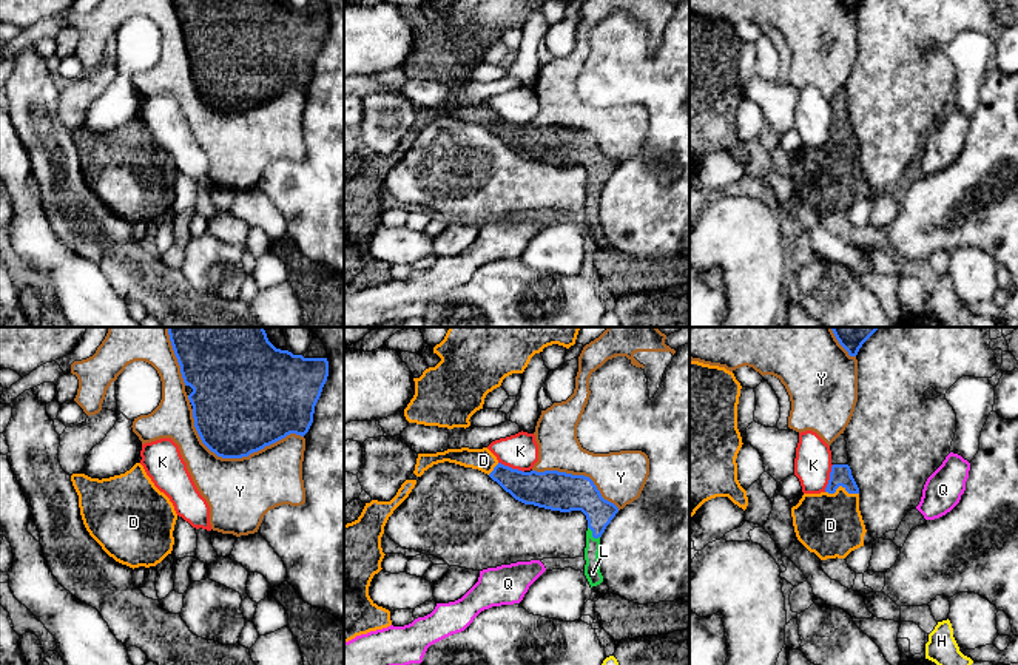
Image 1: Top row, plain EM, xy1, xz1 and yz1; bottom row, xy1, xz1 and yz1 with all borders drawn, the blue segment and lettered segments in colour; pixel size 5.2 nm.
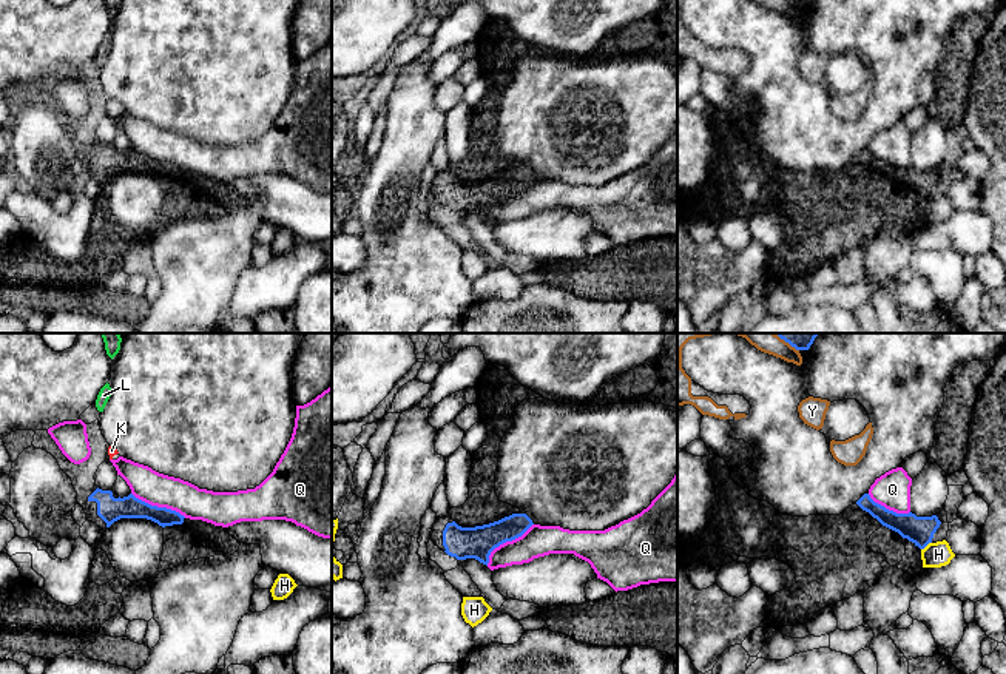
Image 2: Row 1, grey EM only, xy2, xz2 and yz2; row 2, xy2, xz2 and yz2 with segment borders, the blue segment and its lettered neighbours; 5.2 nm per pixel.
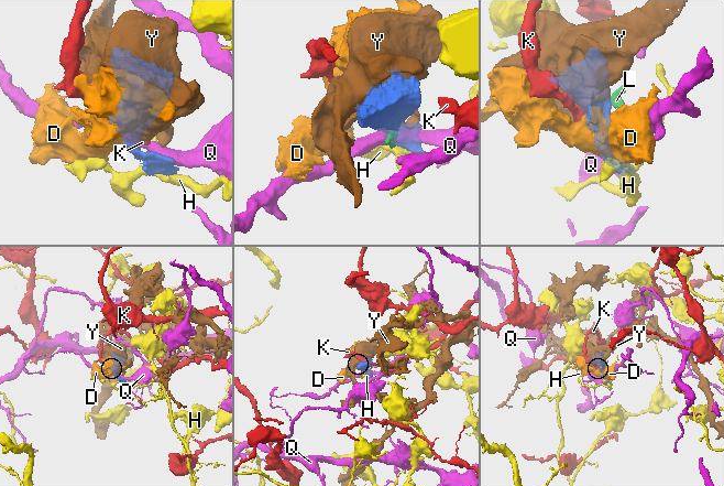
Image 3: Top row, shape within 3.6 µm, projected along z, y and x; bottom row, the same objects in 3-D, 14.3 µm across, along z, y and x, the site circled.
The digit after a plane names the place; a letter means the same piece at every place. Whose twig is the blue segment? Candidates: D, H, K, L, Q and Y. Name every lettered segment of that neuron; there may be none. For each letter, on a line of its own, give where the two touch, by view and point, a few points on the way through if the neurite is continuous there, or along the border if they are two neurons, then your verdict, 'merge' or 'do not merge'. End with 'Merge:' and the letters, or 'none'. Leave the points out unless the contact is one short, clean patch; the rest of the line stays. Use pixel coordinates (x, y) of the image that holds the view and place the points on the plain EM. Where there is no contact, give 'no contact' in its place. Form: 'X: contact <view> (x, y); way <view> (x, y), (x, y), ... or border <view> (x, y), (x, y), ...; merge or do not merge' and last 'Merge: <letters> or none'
D: contact yz1 (842, 141); way yz1 (841, 128), (842, 141), (841, 156), (830, 179); merge
H: contact yz2 (926, 199); border yz2 (931, 196), (921, 204); do not merge
K: contact yz1 (830, 133); do not merge
L: contact xz1 (593, 189); merge
Q: contact xz2 (505, 196); border xz2 (533, 178), (520, 190), (500, 198), (491, 207), (486, 219); do not merge
Y: contact xy1 (236, 111); do not merge
Merge: D, L

